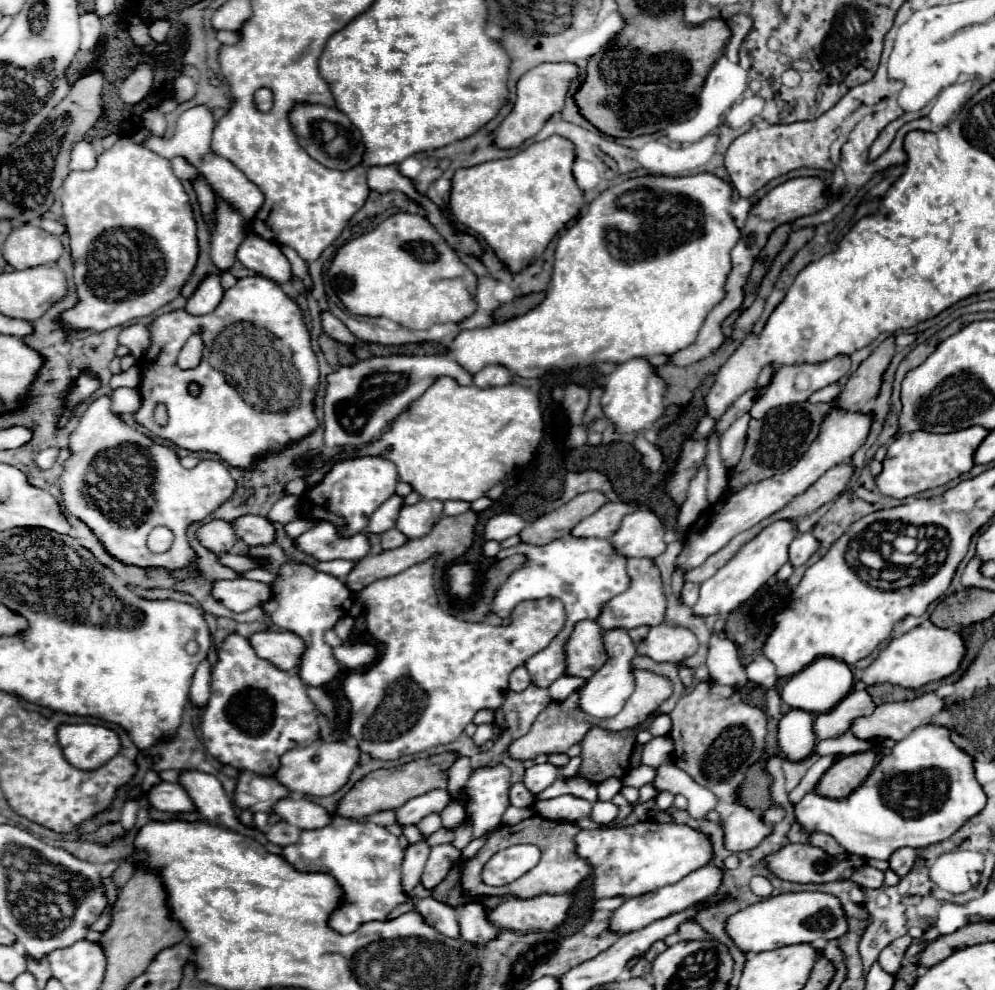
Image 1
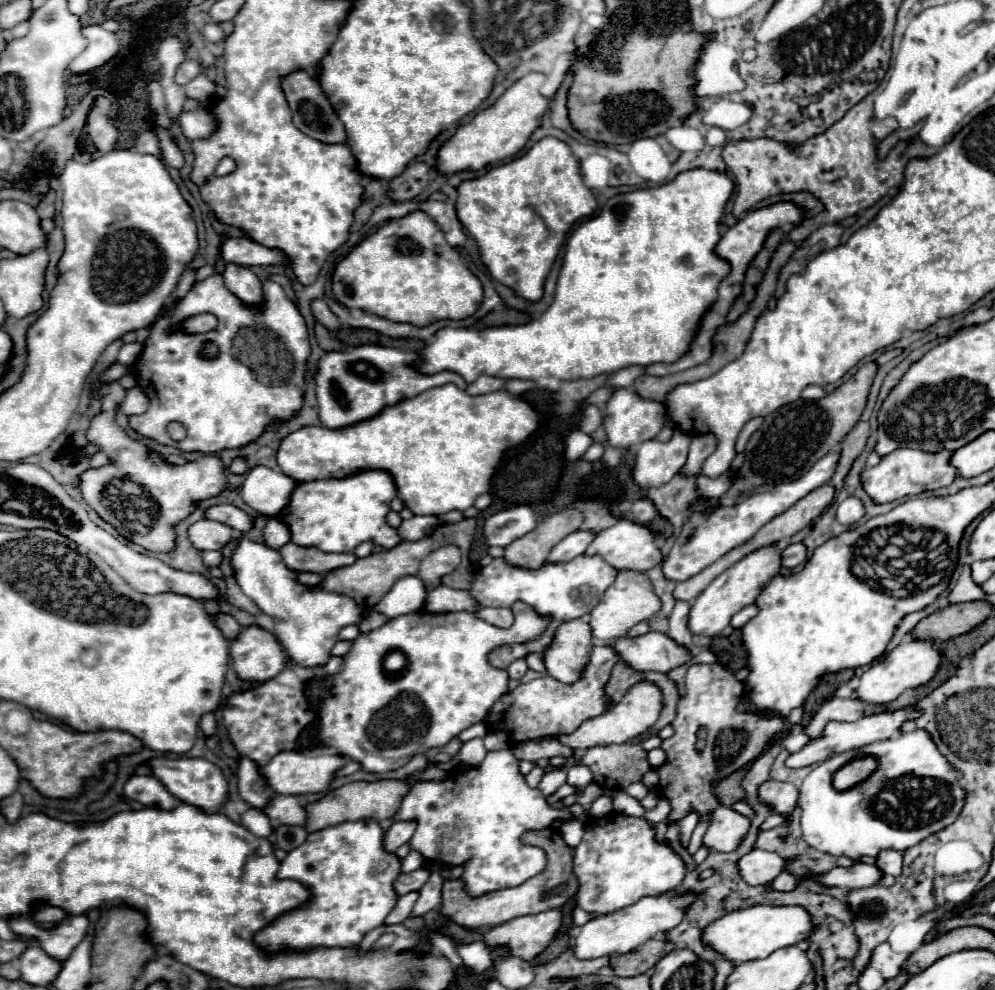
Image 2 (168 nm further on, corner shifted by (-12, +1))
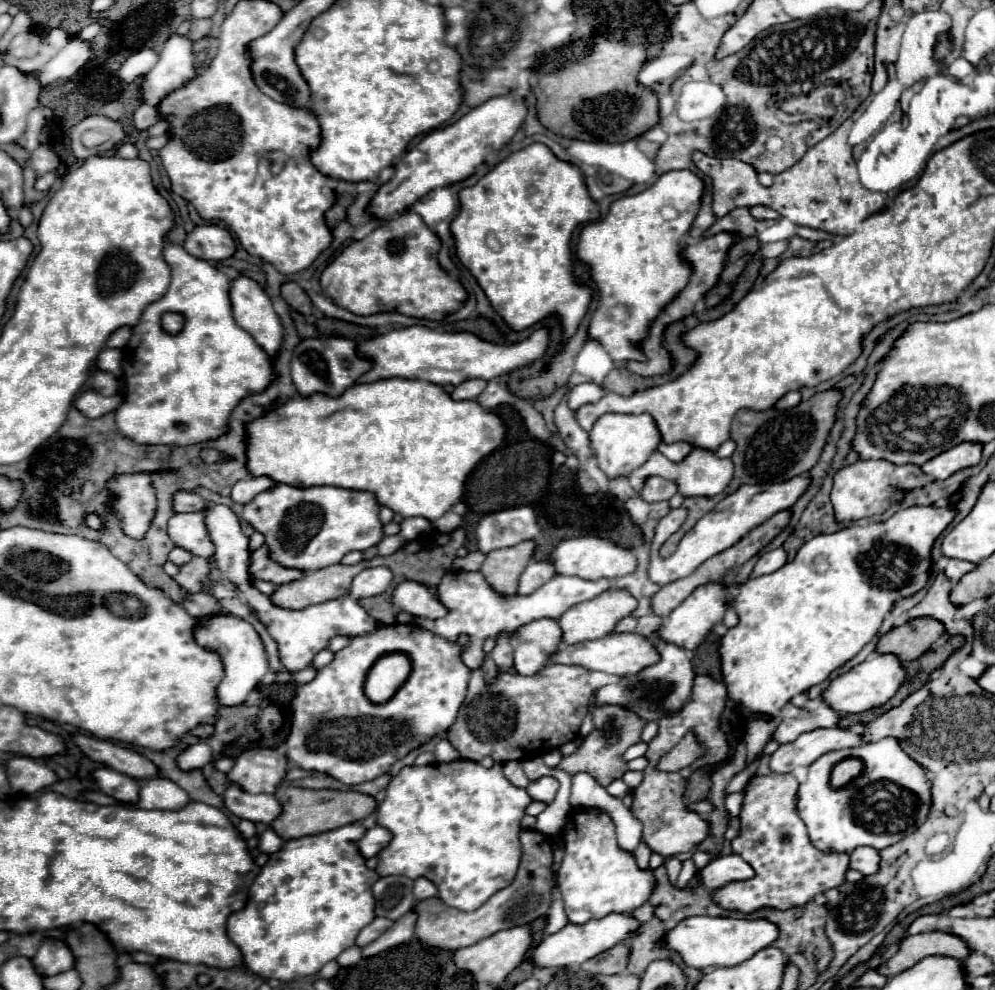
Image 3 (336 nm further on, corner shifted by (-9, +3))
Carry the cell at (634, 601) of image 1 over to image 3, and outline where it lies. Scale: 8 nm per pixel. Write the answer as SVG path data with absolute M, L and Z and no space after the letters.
M605 591L597 599L579 603L565 611L557 623L563 631L563 643L593 641L609 635L617 621L631 615L637 601L627 591Z

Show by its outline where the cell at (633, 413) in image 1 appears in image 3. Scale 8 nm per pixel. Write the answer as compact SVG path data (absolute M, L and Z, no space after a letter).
M607 413L597 419L595 427L589 433L589 441L597 467L605 473L605 477L617 479L617 477L627 477L631 471L641 467L649 459L649 455L657 451L657 445L661 443L661 435L651 415Z

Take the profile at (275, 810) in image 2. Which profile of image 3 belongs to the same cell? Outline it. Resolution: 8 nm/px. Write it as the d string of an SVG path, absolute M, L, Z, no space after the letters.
M229 785L227 791L223 793L223 803L239 819L247 819L253 823L265 823L265 825L269 825L277 817L277 811L281 811L273 795L245 793L245 791L237 791L237 787L233 785Z

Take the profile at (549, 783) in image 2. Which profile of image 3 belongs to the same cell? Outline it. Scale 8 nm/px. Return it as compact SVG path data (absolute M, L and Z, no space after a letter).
M541 777L537 781L531 781L527 787L527 793L533 801L541 801L541 803L551 803L555 799L557 793L557 779L549 779L549 777Z

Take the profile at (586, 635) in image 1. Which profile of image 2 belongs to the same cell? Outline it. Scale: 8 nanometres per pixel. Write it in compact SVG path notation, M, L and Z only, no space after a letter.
M586 617L560 625L550 649L544 653L548 675L562 683L576 683L592 655L592 627Z

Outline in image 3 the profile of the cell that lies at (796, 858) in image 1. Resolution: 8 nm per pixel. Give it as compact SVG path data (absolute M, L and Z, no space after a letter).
M723 855L697 871L701 885L709 891L715 891L737 879L749 879L749 875L753 875L753 869L739 855Z

